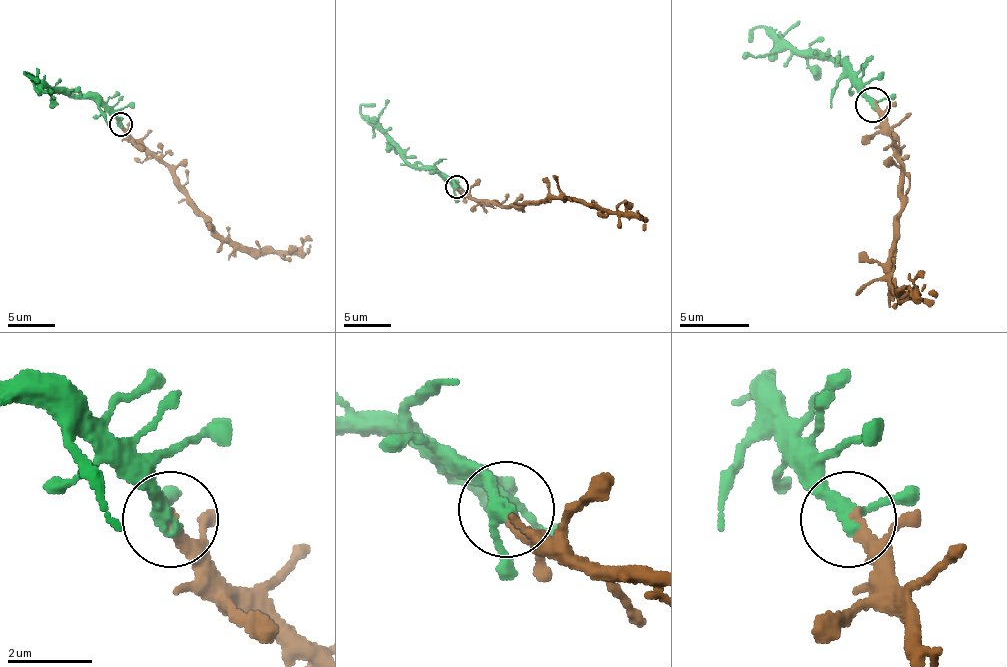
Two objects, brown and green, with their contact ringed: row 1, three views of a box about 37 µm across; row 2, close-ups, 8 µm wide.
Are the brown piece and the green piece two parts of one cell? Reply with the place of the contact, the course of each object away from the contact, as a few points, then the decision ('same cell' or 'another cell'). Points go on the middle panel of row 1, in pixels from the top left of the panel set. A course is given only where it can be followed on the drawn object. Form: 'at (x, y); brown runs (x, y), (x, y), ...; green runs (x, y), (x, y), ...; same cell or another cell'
at (457, 187); brown runs (457, 186), (471, 198), (499, 205), (560, 198), (593, 207), (640, 214), (645, 221), (642, 231); green runs (457, 186), (436, 170), (413, 158), (406, 158), (361, 114), (364, 107), (375, 104); same cell

